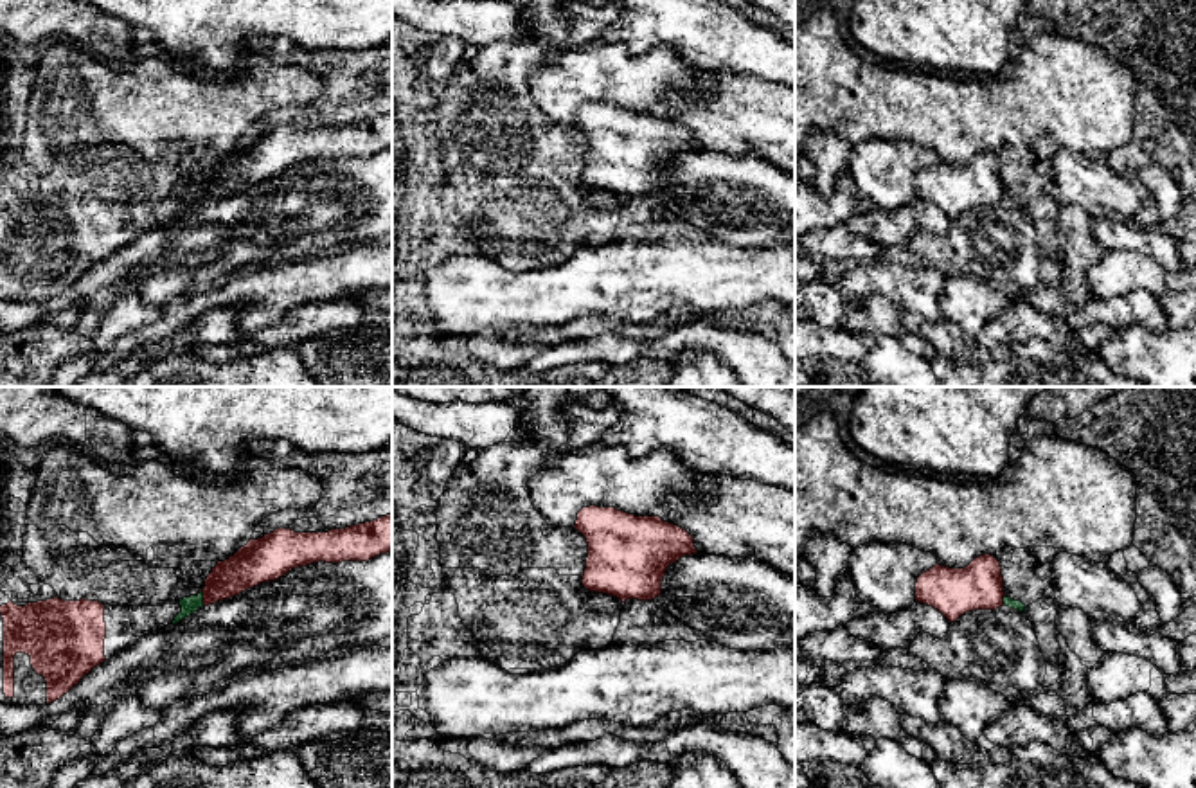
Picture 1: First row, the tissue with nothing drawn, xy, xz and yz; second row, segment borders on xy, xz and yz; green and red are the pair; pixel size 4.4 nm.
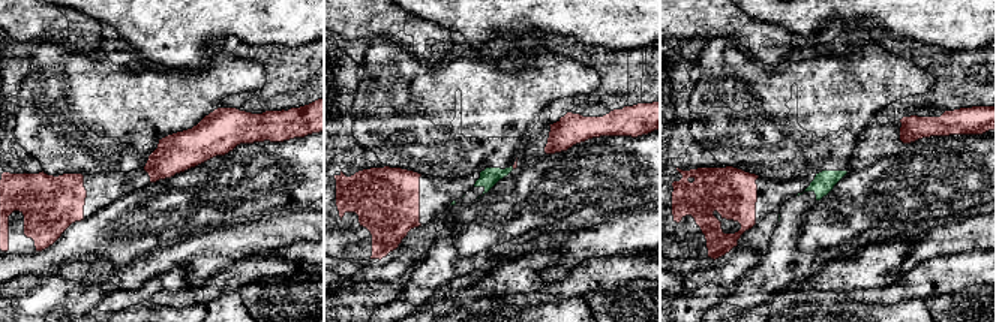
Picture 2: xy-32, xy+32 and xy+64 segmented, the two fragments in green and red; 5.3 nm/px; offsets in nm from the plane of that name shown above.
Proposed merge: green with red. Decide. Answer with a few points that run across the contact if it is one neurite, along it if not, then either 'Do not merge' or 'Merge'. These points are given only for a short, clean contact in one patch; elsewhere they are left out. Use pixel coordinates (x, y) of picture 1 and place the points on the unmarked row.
Line: xy (200, 188), (205, 202). Do not merge

